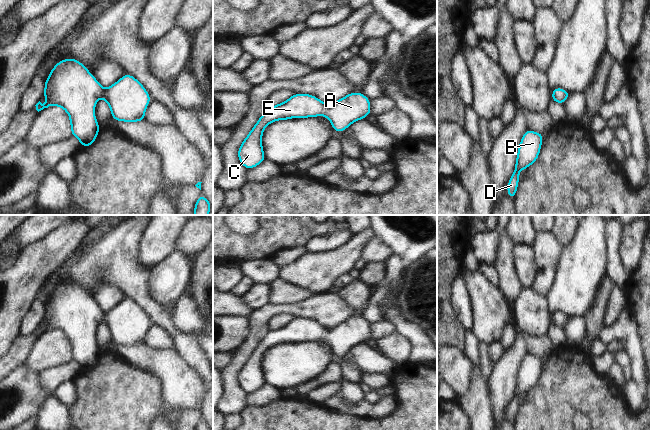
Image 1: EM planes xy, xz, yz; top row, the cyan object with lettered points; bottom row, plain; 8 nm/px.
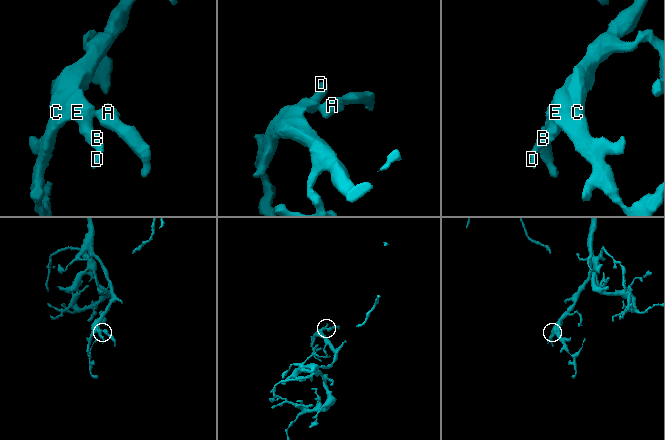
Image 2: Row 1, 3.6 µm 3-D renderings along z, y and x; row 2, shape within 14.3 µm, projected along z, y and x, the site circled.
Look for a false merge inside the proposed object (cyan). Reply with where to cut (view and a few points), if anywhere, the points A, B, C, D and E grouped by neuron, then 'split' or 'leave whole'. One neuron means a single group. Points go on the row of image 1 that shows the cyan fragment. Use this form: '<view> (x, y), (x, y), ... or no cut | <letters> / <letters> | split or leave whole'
no cut | A B C D E | leave whole

